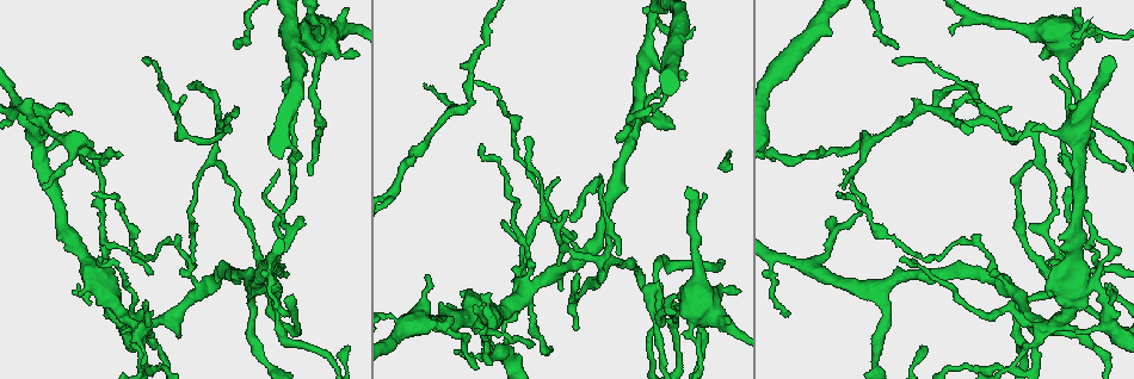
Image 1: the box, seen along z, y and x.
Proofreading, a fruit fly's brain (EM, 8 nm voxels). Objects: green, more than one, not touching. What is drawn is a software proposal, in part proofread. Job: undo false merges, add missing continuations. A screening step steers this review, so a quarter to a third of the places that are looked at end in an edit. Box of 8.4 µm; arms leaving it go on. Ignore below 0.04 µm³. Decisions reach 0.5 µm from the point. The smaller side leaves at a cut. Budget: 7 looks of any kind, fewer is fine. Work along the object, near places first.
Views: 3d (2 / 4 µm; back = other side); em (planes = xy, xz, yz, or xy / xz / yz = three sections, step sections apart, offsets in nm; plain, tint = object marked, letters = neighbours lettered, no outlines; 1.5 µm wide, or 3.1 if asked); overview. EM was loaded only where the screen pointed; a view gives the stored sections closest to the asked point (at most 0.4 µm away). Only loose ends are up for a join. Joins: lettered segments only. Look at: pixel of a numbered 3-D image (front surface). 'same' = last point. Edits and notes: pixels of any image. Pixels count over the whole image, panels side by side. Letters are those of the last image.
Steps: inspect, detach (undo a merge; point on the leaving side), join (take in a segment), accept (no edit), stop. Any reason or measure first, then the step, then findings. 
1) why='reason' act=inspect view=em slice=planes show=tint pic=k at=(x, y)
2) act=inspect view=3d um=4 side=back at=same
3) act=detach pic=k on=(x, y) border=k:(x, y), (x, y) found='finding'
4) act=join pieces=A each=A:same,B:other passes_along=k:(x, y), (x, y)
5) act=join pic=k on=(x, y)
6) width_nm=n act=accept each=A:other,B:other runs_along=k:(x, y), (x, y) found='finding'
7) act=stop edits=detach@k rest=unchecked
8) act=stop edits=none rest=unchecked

why='thin end' act=inspect view=em slice=planes show=letters pic=1 at=(900, 260)

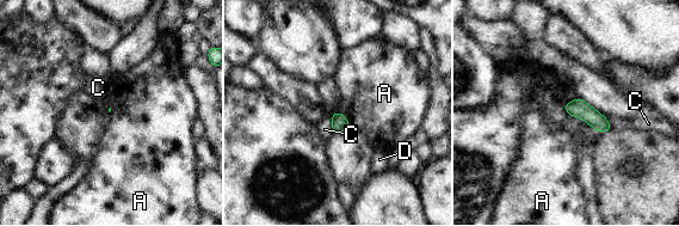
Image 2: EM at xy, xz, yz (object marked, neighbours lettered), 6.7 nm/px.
act=accept each=A:other,C:other,D:other border=2:(335, 110), (346, 118), (350, 127) found='no lettered segment goes on from it'

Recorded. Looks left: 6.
why='abrupt turn' act=inspect view=3d um=2 pic=1 at=(524, 289)

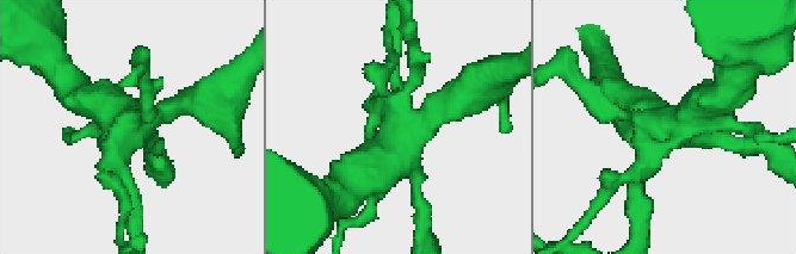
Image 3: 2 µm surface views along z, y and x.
why='now the EM' act=inspect view=em slice=xy step=8 show=plain pic=3 at=(675, 122)

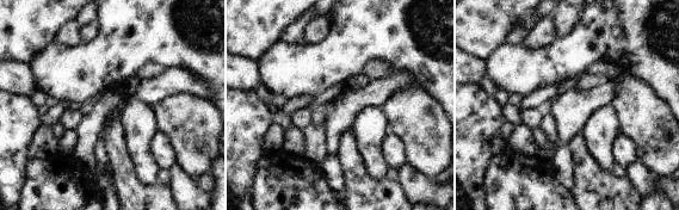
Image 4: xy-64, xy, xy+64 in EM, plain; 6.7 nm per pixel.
why='what lies round it' act=inspect view=em slice=xy step=8 show=letters at=same

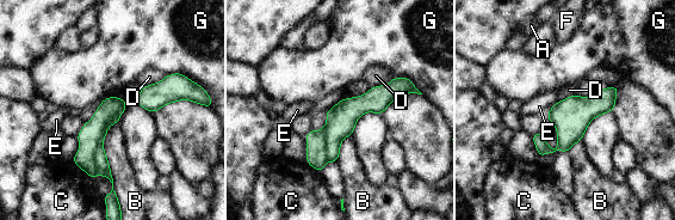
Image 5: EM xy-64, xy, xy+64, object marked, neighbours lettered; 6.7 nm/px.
act=detach pic=5 on=(316, 140) each=A:other,B:other,C:other,D:other,E:other,F:other,G:other border=5:(326, 124), (328, 160) found='a second neuron is stuck on'

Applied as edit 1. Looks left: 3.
act=inspect view=overview

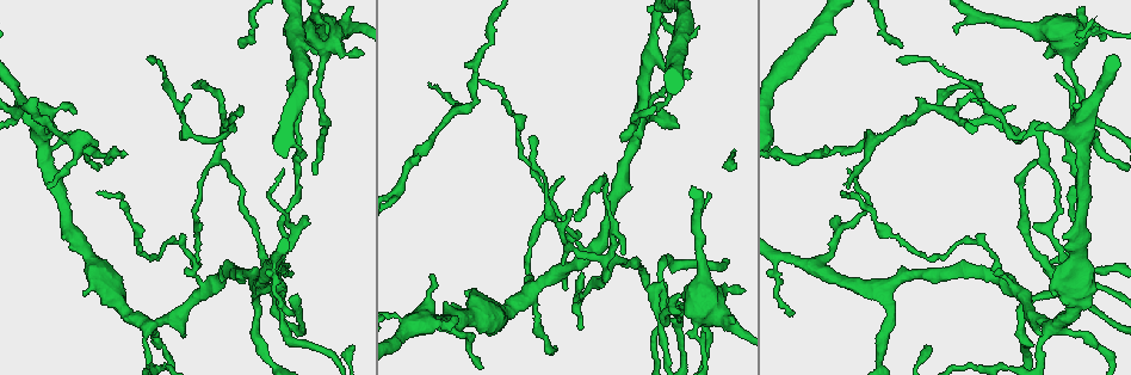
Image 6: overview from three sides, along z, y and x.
why='free end' act=inspect view=3d um=4 pic=6 at=(432, 86)

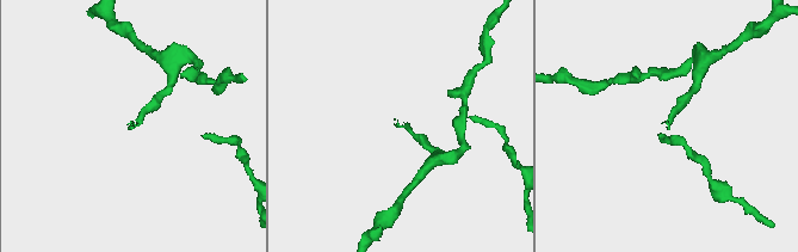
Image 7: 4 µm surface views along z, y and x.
act=inspect view=em slice=planes show=letters pic=7 at=(129, 127)

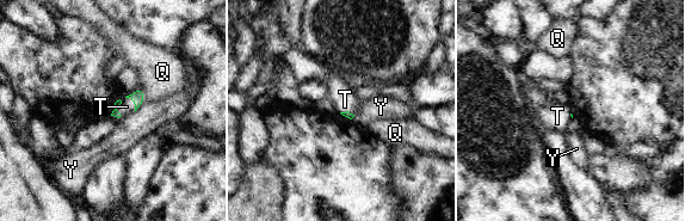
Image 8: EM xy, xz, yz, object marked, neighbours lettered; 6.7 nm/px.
act=join pieces=T each=Q:other,T:same,Y:other passes_along=8:(117, 104), (117, 108), (127, 106) found='it goes on there'

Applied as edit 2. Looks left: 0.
act=stop edits=detach@5,join@8 rest=unchecked

